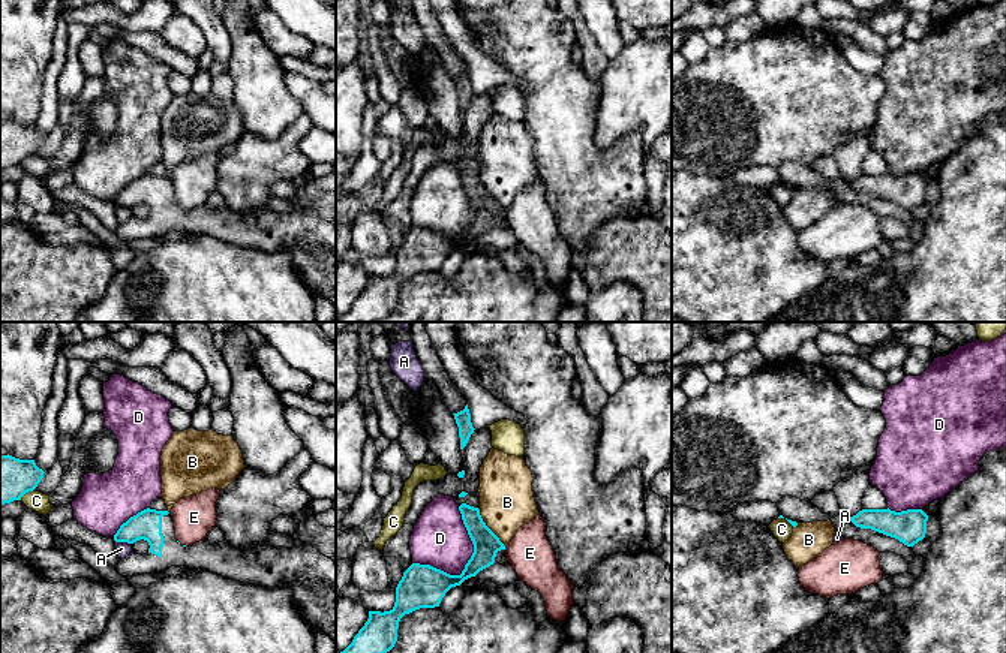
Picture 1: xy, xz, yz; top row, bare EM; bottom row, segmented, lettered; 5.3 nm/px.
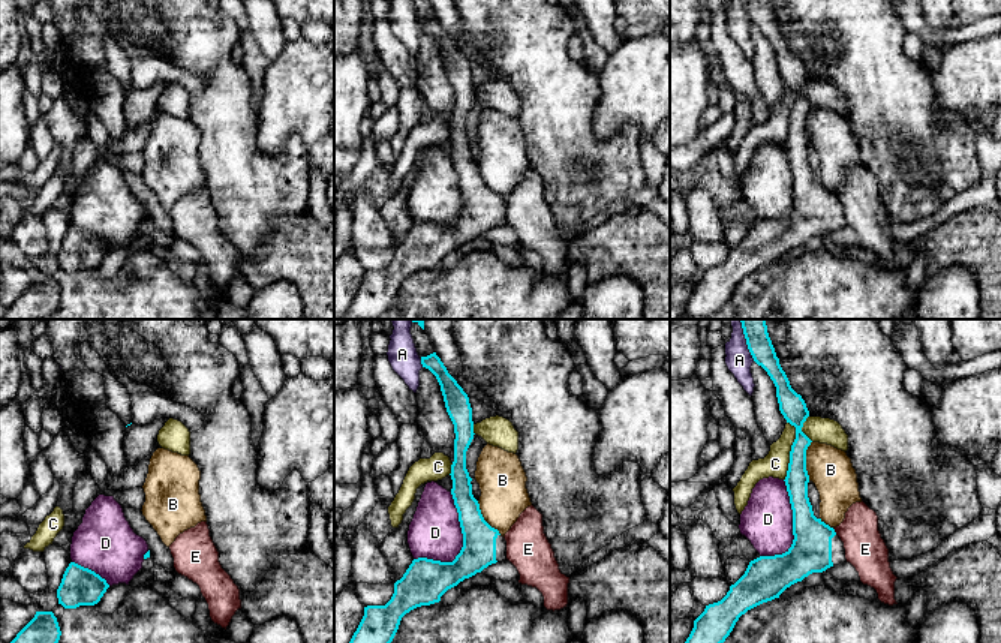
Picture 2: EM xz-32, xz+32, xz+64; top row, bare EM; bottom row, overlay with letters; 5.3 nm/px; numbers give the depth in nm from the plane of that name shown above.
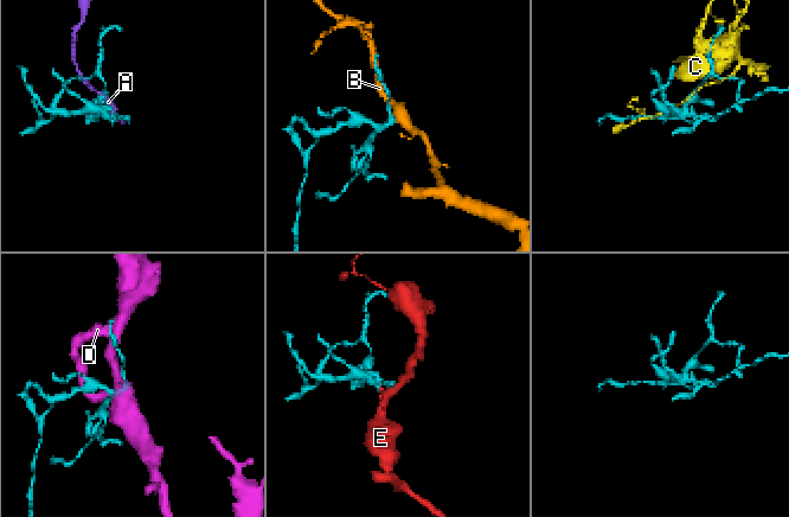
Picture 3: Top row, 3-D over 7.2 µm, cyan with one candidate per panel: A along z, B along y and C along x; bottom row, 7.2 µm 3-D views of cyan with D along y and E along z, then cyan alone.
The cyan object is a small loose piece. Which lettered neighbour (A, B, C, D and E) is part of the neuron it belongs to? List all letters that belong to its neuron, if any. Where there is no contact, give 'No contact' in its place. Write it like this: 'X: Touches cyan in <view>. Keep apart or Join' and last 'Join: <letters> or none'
A: Touches cyan in xy. Keep apart
B: Touches cyan in xz. Keep apart
C: Touches cyan in xy. Keep apart
D: Touches cyan in xz. Keep apart
E: No contact. Keep apart
Join: none

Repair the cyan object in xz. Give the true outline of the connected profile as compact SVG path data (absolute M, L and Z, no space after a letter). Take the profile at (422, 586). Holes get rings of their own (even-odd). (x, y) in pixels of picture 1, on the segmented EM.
M462 503L463 524L474 544L474 553L460 575L450 575L430 565L412 563L396 587L396 602L390 611L369 611L369 619L340 653L387 653L397 641L399 622L420 608L439 607L445 593L495 563L496 553L505 550L499 538L486 526L480 509Z

